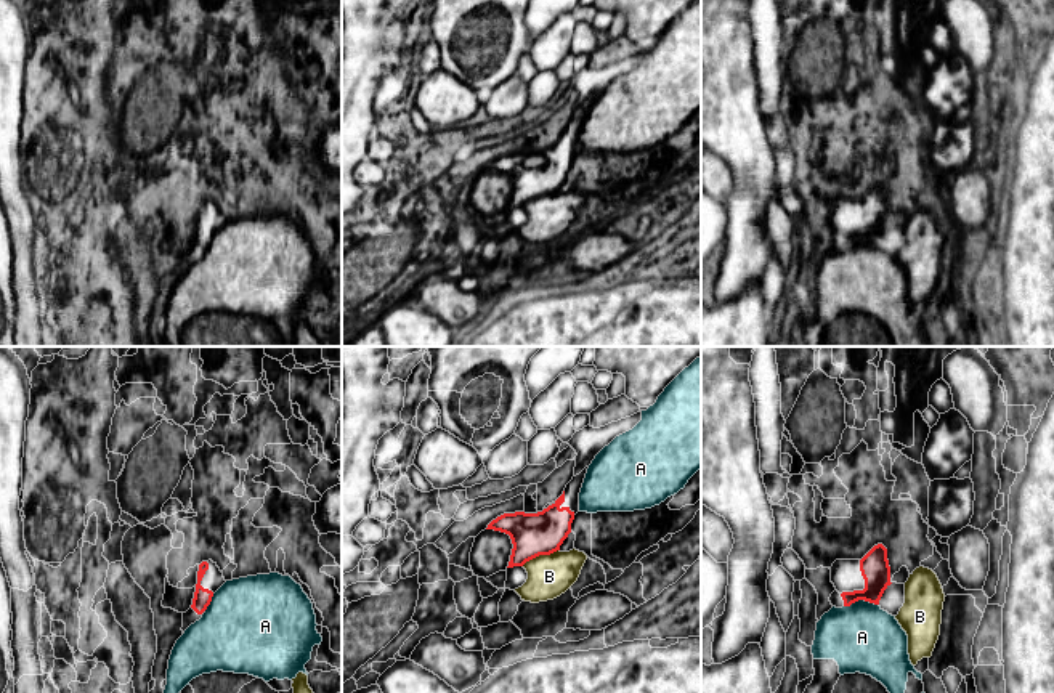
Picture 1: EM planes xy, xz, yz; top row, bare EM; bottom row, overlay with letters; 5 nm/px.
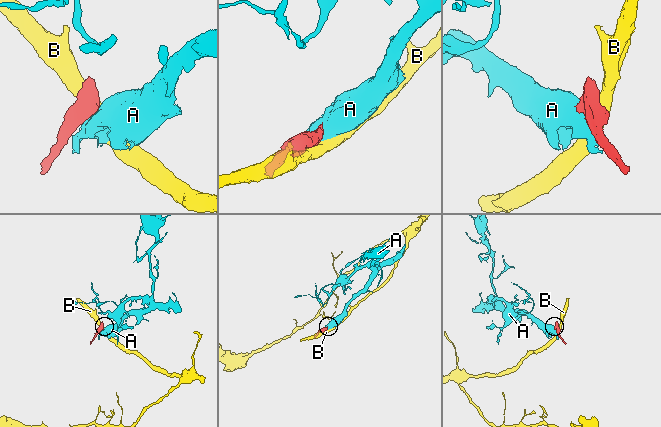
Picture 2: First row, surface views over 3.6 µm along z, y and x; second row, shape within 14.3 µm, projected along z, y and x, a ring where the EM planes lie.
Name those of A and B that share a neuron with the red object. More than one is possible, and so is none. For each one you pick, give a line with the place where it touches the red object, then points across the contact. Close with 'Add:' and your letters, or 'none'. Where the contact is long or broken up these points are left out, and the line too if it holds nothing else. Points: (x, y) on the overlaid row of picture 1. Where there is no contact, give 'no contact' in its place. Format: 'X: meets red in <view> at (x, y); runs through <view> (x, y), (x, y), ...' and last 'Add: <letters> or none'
Add: none

